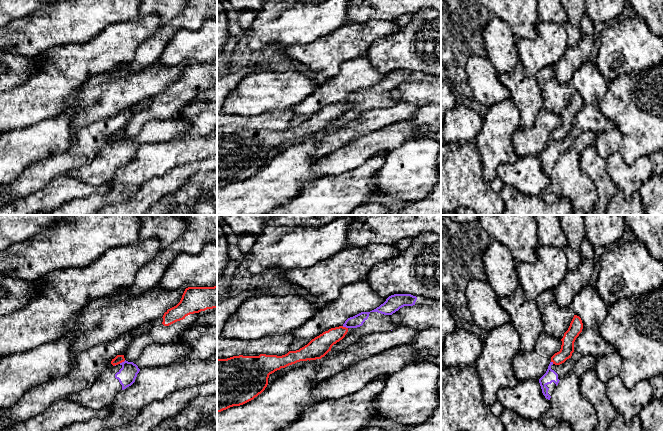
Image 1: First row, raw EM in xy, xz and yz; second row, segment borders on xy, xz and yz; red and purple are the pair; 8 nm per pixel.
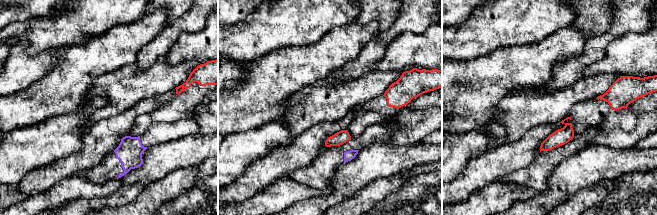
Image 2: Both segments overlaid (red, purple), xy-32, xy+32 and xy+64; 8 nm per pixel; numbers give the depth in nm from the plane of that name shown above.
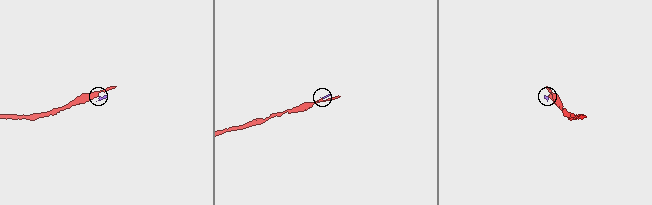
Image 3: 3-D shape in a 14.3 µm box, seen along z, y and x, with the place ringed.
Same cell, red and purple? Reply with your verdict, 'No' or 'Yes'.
No

